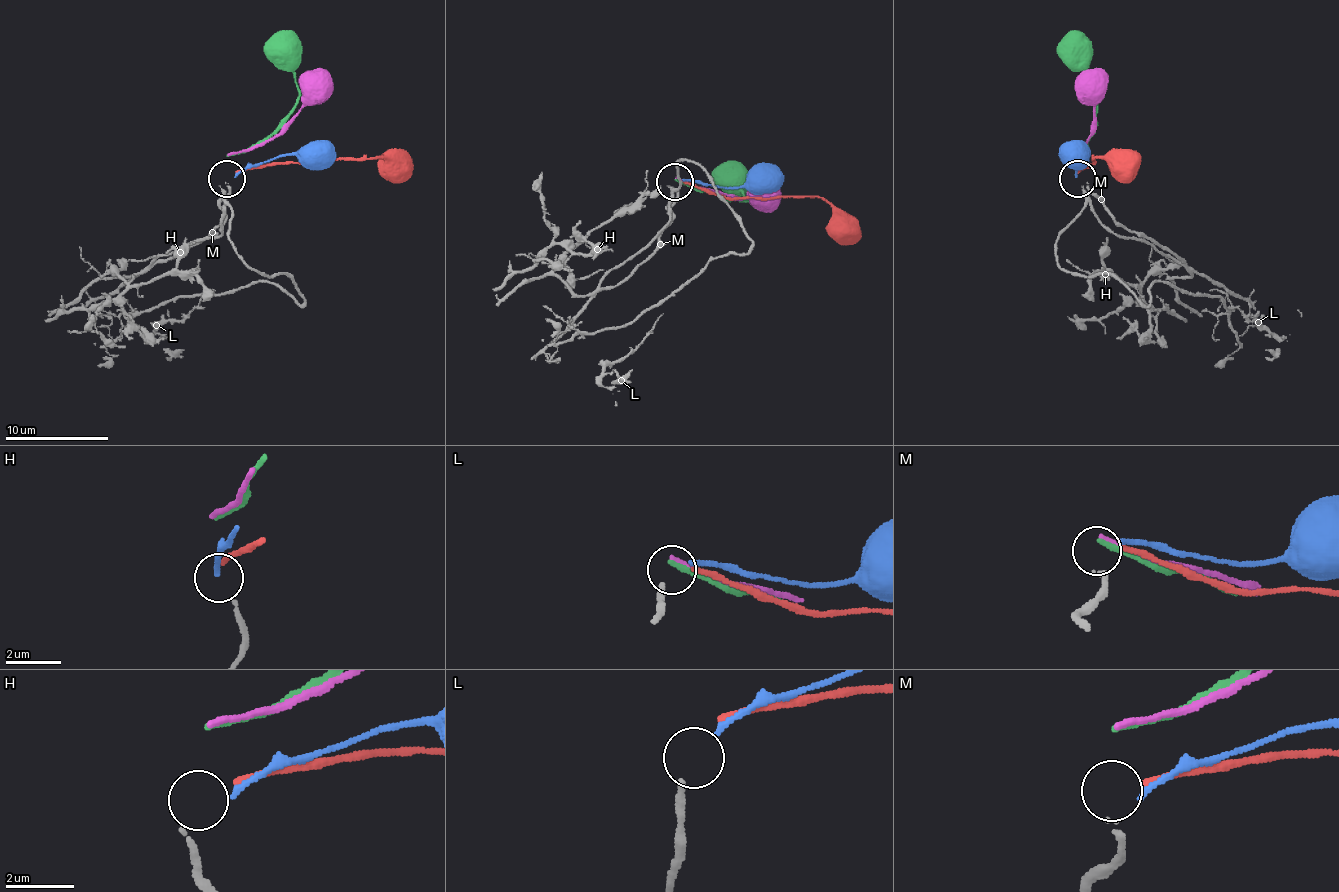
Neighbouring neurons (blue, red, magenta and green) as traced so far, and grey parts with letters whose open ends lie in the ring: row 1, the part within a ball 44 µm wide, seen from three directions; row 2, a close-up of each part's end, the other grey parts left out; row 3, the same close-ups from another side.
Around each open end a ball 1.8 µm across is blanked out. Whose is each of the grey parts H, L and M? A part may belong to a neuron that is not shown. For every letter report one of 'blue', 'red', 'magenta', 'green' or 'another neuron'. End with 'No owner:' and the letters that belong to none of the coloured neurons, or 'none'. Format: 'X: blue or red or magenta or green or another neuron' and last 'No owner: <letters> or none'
H: another neuron
L: blue
M: another neuron
No owner: H, M

